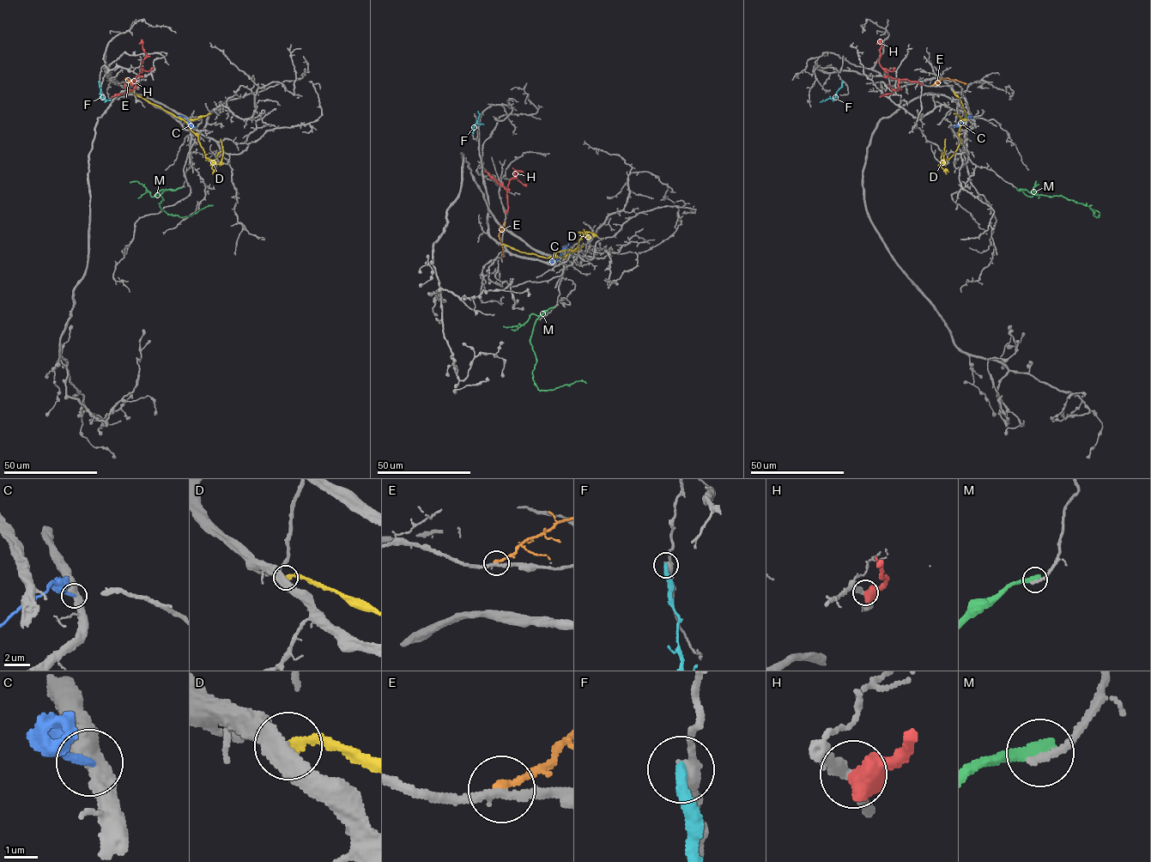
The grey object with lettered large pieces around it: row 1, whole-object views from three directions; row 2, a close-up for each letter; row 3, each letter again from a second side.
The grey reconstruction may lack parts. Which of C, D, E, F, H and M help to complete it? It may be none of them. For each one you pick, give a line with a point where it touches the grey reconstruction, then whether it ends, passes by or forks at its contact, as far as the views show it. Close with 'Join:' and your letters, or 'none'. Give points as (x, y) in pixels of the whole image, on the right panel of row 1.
Join: none

